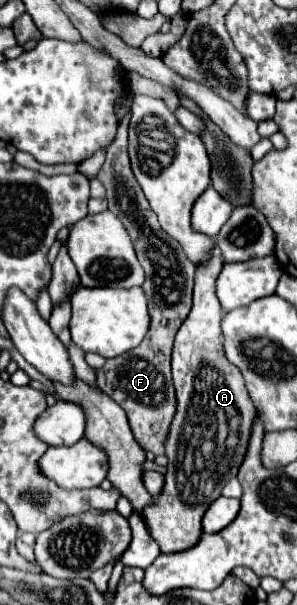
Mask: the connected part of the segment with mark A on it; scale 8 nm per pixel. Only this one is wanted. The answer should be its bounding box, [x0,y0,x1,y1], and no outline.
[143,249,257,553]

